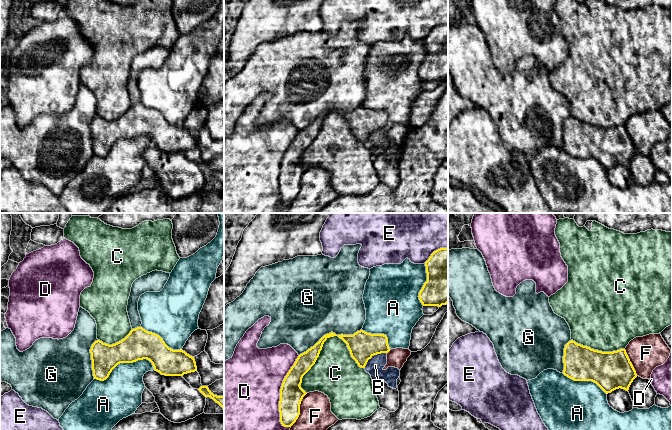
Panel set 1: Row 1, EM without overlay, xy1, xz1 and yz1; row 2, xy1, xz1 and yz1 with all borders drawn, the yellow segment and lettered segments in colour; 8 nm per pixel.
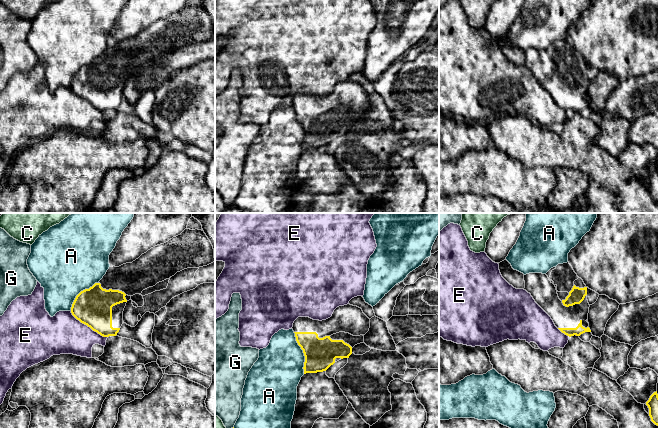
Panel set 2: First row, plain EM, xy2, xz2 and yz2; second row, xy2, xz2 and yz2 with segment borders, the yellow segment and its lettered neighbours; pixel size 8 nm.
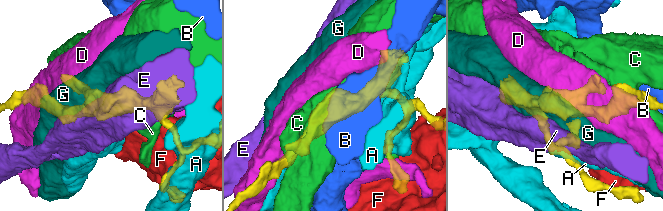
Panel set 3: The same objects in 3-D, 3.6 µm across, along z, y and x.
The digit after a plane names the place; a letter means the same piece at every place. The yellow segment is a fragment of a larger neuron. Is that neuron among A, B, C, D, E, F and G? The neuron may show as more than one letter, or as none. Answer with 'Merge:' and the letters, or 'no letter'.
Merge: no letter

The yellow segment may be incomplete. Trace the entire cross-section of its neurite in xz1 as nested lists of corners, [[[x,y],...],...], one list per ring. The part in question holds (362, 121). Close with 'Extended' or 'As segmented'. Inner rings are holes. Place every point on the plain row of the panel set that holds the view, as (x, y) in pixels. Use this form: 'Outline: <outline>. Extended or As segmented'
Outline: [[[360,106],[353,111],[336,111],[333,108],[324,111],[313,123],[298,132],[283,156],[279,177],[282,202],[291,203],[298,195],[301,177],[307,170],[300,162],[302,154],[315,140],[324,118],[334,112],[338,112],[347,120],[351,133],[361,144],[365,144],[374,131],[390,127],[388,114],[384,110],[371,110]]]. As segmented

